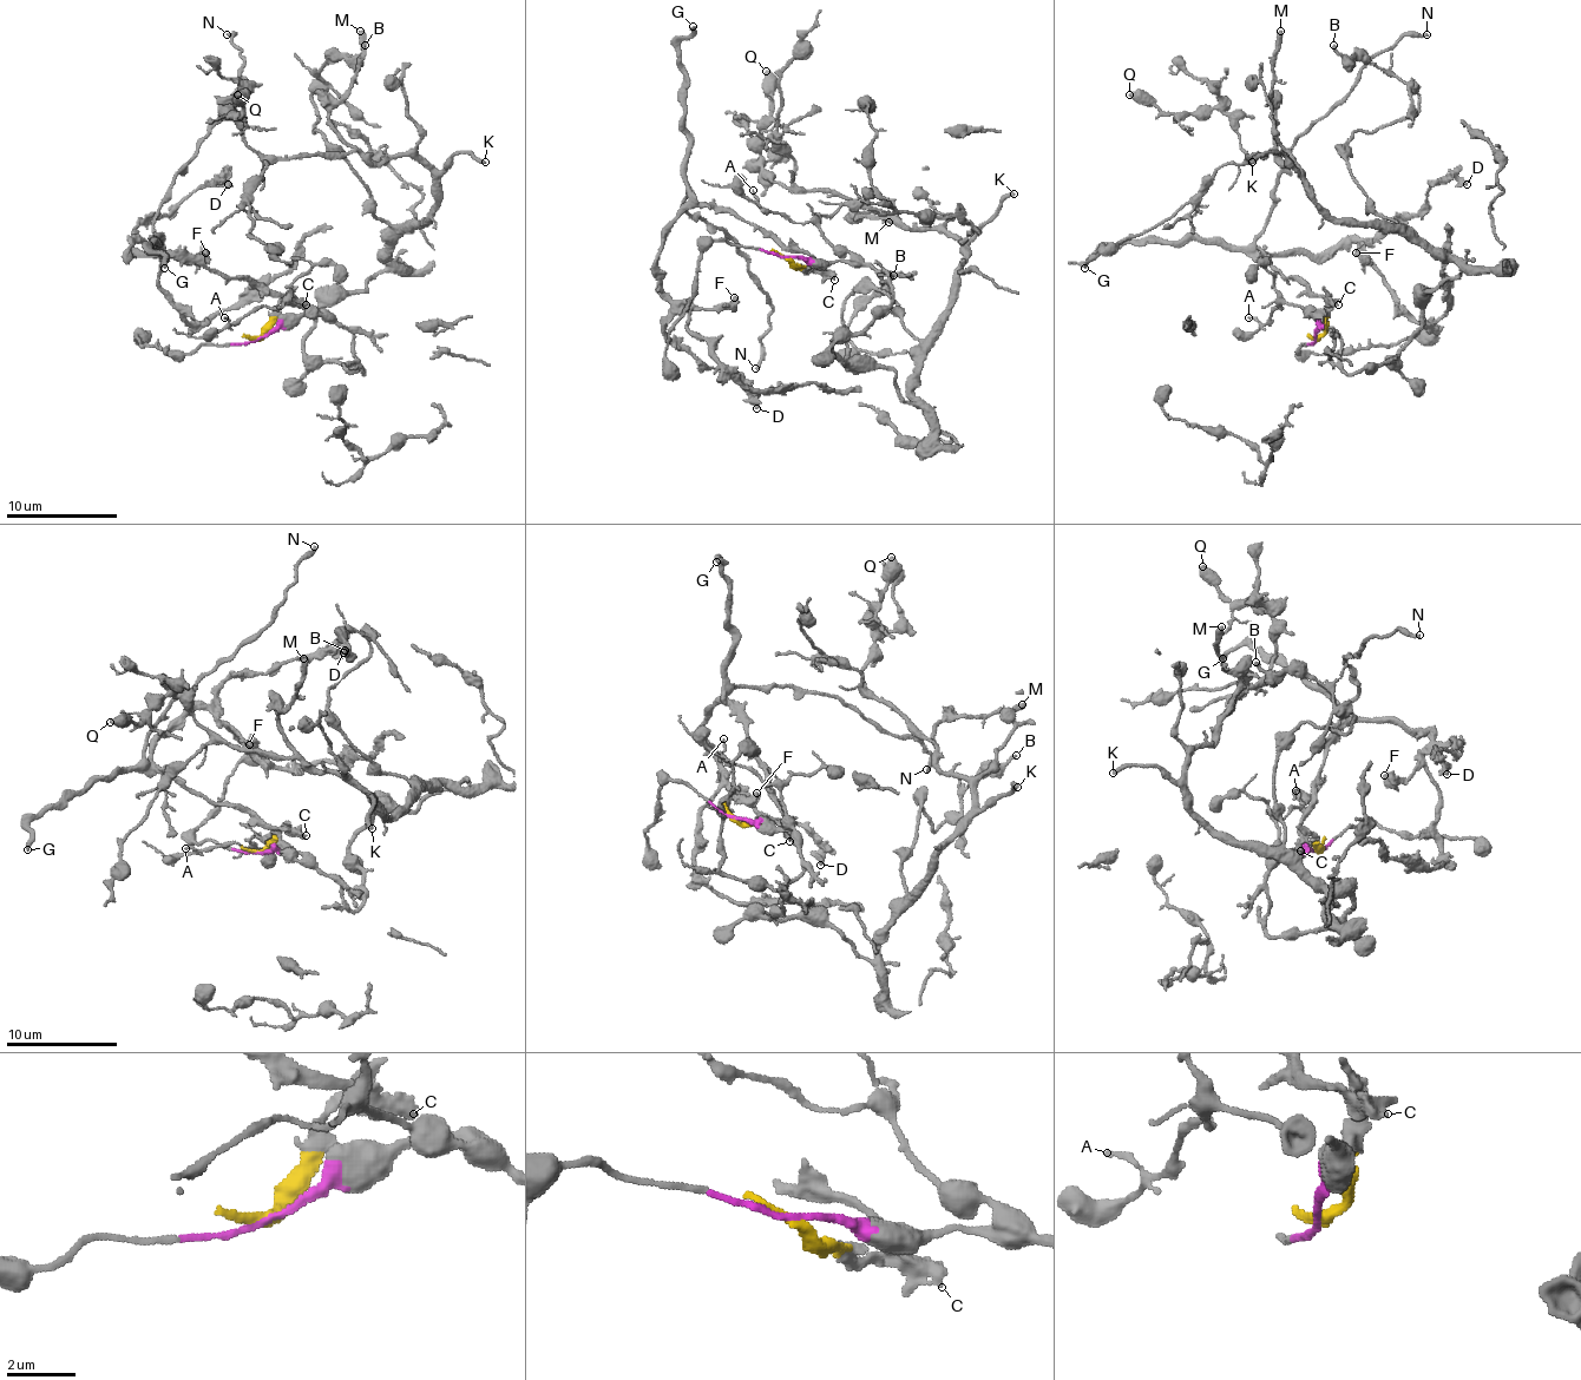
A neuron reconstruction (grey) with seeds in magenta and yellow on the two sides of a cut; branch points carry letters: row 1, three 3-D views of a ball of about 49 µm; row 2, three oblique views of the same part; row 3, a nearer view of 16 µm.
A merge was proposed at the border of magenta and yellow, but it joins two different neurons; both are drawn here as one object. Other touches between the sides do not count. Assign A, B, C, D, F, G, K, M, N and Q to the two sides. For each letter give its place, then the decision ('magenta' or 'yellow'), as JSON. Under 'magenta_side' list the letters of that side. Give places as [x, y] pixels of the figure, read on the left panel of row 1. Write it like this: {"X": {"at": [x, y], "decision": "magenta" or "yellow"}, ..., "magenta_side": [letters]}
{"A": {"at": [224, 317], "decision": "magenta"}, "B": {"at": [365, 45], "decision": "magenta"}, "C": {"at": [306, 304], "decision": "yellow"}, "D": {"at": [228, 184], "decision": "yellow"}, "F": {"at": [205, 252], "decision": "yellow"}, "G": {"at": [164, 268], "decision": "yellow"}, "K": {"at": [485, 162], "decision": "magenta"}, "M": {"at": [360, 31], "decision": "magenta"}, "N": {"at": [227, 34], "decision": "yellow"}, "Q": {"at": [237, 94], "decision": "magenta"}, "magenta_side": ["A", "B", "K", "M", "Q"]}

